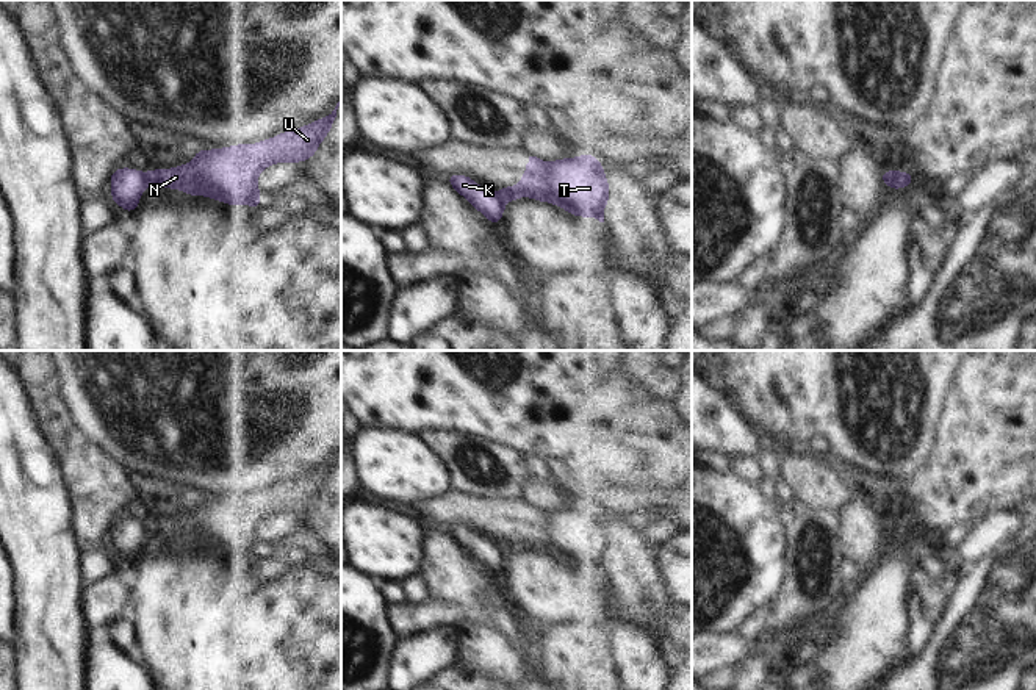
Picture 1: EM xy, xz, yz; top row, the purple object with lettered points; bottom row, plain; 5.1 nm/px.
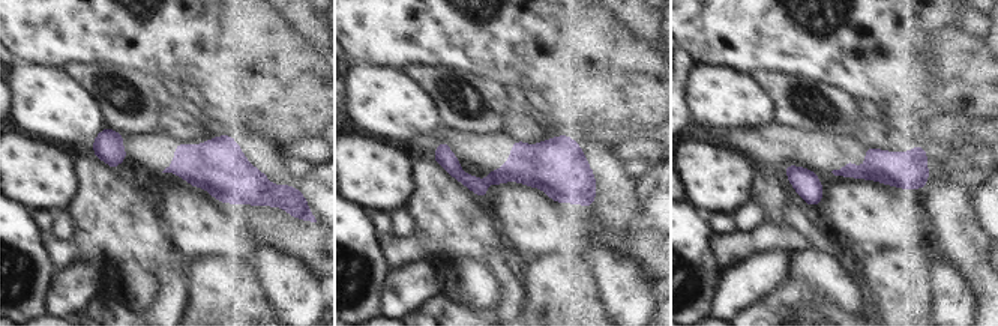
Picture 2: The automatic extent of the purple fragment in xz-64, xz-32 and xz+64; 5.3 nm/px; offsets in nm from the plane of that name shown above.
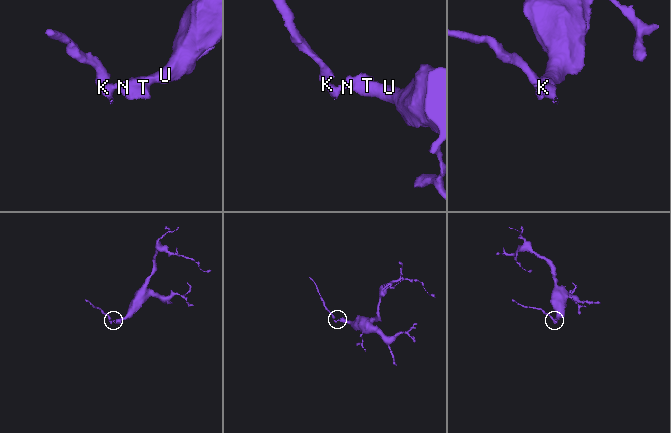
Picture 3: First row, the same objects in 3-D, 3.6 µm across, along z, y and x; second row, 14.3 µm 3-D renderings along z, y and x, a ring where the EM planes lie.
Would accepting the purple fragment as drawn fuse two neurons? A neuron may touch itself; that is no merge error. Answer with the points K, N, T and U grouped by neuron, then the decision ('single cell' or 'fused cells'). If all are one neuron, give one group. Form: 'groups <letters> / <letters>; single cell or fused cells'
groups K / N T U; fused cells

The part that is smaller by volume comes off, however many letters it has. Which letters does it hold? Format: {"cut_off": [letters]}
{"cut_off": ["K"]}

